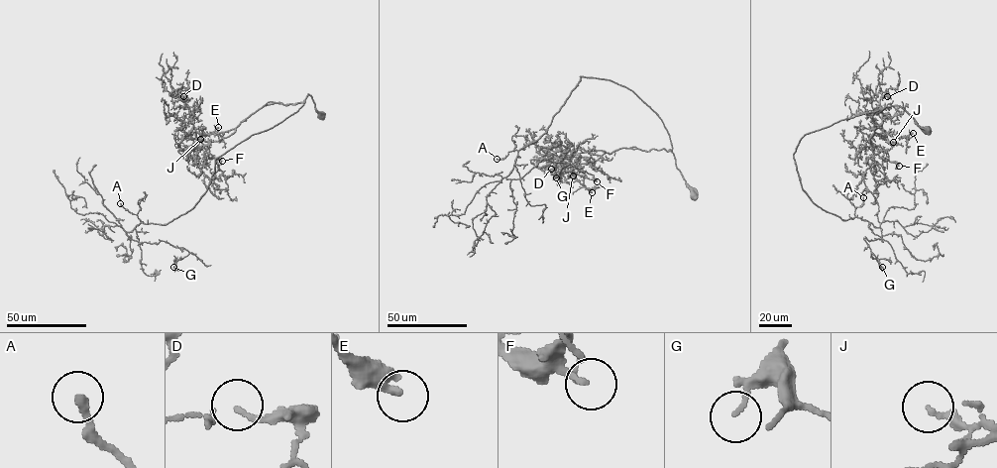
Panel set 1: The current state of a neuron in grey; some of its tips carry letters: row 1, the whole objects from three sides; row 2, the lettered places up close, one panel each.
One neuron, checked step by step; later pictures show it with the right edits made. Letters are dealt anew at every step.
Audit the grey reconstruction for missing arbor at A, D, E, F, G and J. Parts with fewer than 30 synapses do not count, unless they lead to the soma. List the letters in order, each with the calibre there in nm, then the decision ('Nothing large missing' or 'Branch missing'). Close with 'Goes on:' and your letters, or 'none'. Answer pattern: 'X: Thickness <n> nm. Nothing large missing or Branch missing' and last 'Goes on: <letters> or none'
A: Thickness 240 nm. Branch missing
D: Thickness 100 nm. Nothing large missing
E: Thickness 340 nm. Branch missing
F: Thickness 170 nm. Branch missing
G: Thickness 140 nm. Nothing large missing
J: Thickness 180 nm. Nothing large missing
Goes on: A, E, F

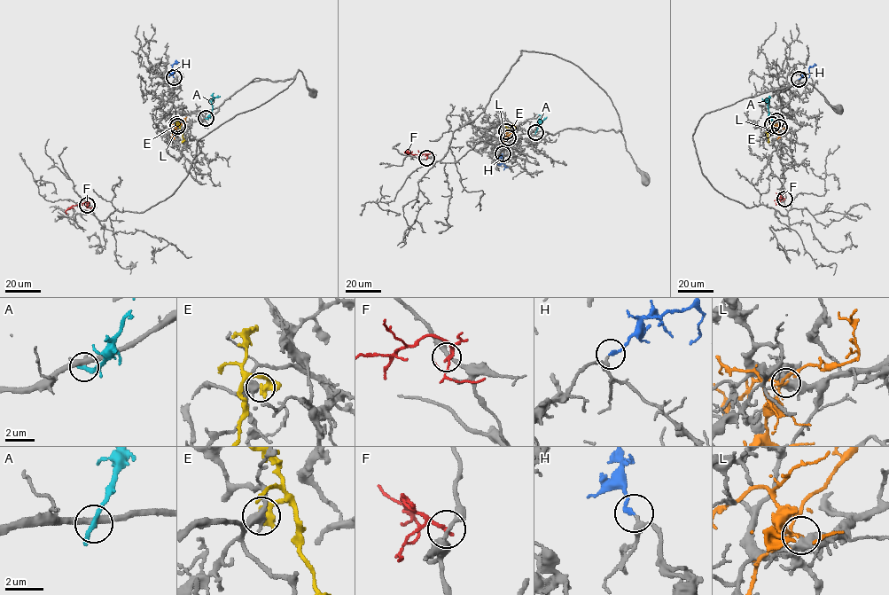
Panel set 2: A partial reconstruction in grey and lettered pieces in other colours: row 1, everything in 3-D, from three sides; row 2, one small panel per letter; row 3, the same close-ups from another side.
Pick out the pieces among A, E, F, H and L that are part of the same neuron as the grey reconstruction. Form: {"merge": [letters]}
{"merge": ["H"]}

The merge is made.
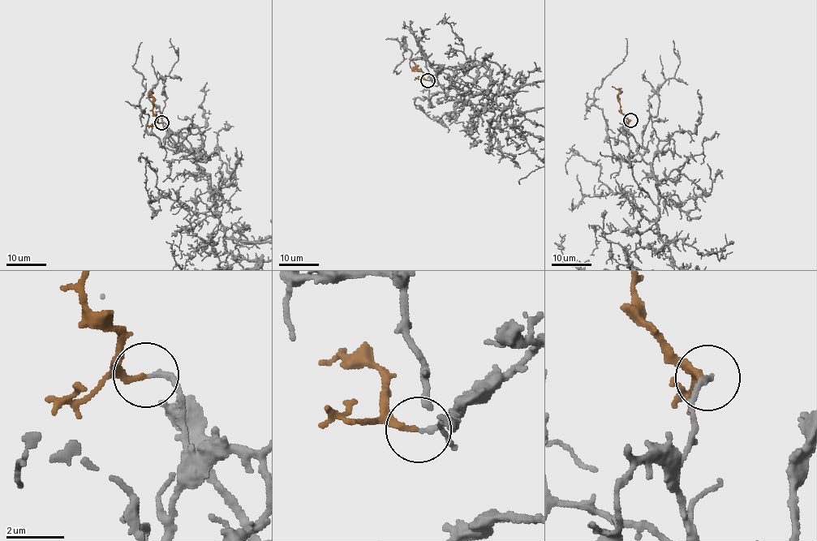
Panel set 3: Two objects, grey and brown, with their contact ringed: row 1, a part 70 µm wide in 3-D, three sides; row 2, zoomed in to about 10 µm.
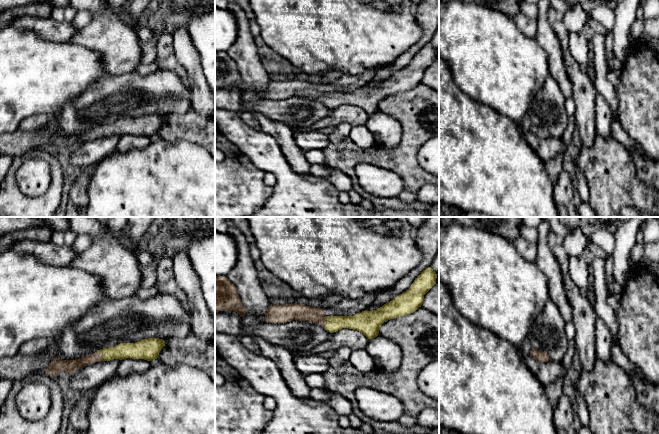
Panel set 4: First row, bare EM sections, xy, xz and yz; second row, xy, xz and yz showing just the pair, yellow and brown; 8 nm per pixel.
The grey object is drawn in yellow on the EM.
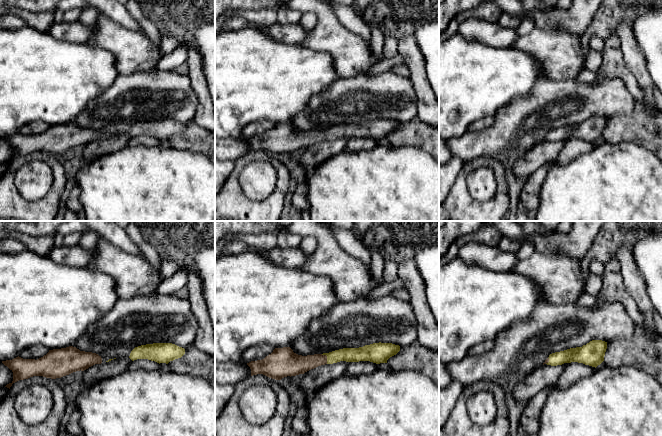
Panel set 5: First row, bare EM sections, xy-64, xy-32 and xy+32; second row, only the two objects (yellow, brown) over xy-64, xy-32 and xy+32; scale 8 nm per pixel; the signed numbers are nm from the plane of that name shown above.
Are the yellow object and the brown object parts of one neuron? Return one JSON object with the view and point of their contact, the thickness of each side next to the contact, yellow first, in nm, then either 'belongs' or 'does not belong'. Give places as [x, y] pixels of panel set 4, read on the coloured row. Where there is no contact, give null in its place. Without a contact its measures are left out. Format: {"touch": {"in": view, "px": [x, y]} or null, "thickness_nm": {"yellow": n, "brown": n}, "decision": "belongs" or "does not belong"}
{"touch": {"in": "xy", "px": [103, 355]}, "thickness_nm": {"yellow": 130, "brown": 90}, "decision": "belongs"}

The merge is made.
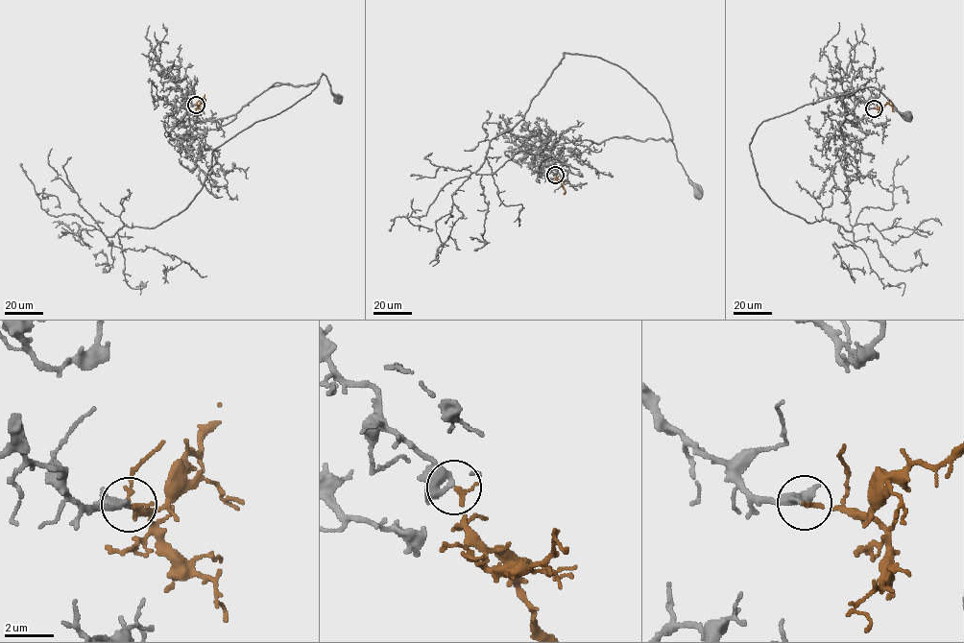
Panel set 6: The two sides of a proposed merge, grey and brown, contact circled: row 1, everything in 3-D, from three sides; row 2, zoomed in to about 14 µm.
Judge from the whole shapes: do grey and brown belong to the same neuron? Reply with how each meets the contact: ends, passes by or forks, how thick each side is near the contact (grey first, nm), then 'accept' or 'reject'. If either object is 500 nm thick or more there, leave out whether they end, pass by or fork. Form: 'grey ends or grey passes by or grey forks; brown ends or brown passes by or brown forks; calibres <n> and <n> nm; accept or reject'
grey passes by; brown ends; calibres 360 and 180 nm; accept

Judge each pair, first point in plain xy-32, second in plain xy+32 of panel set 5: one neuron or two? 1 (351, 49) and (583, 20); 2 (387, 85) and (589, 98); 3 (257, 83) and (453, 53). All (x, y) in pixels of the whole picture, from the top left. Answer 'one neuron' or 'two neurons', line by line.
1: two neurons
2: one neuron
3: one neuron

